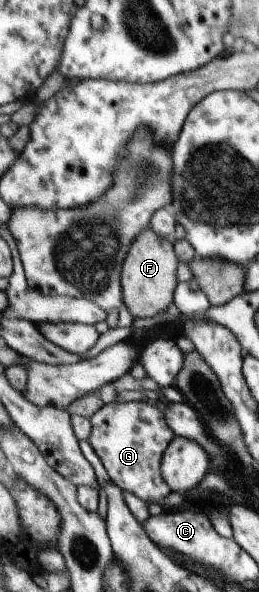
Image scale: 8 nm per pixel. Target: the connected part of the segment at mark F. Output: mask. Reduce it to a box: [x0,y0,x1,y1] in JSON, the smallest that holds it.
[121,227,177,319]

